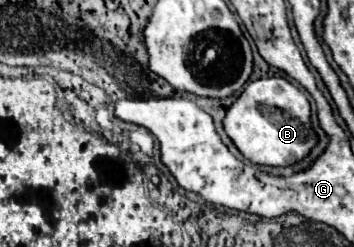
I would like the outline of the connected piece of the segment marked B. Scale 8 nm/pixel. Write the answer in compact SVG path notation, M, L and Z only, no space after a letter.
M268 77L246 85L244 93L226 113L224 131L248 161L268 167L286 167L308 157L318 145L318 137L314 137L310 127L310 115L310 103L300 89L282 77Z

